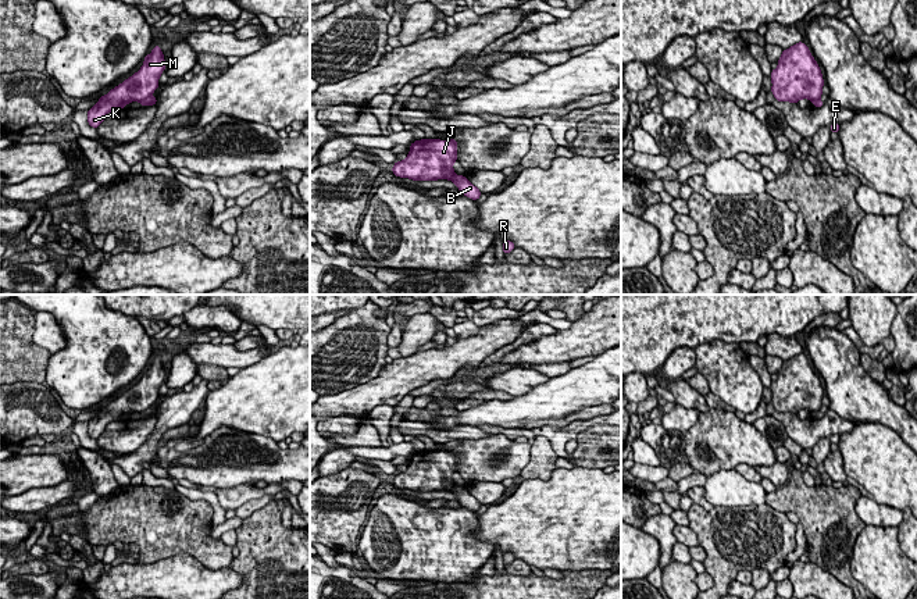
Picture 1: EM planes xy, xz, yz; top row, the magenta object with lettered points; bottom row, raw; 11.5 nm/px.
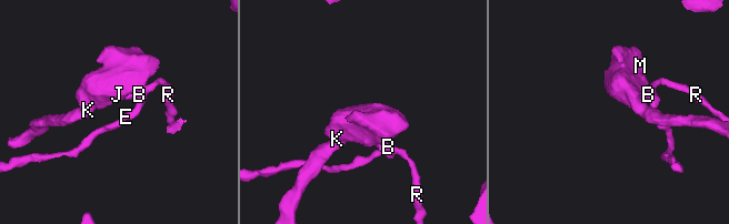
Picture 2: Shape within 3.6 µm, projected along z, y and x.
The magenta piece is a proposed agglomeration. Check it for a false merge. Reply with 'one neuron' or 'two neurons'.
two neurons

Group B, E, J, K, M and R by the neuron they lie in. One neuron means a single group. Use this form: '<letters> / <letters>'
B E R / J K M

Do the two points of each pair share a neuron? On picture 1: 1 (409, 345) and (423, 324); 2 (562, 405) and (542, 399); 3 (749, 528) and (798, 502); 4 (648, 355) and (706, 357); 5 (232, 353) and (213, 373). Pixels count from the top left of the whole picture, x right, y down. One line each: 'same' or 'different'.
1: same
2: same
3: different
4: different
5: different

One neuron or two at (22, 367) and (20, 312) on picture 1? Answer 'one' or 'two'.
one

